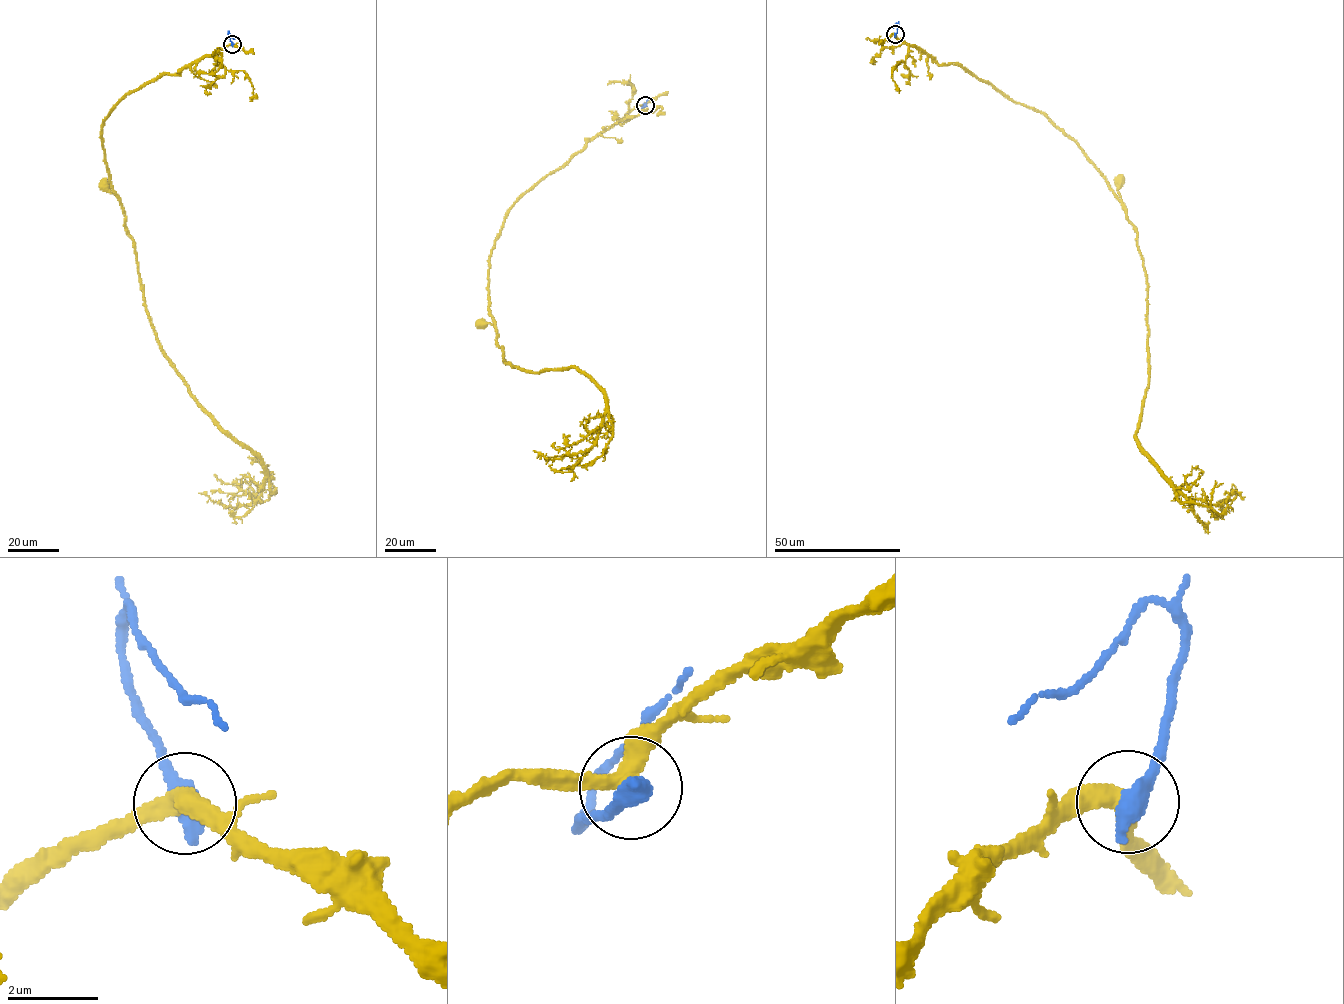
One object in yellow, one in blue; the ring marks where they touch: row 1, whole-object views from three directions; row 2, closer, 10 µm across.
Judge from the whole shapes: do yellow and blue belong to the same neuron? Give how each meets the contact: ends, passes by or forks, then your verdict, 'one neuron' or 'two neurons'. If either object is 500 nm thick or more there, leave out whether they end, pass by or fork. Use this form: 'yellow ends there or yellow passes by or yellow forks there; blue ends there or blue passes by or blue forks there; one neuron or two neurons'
two neurons

